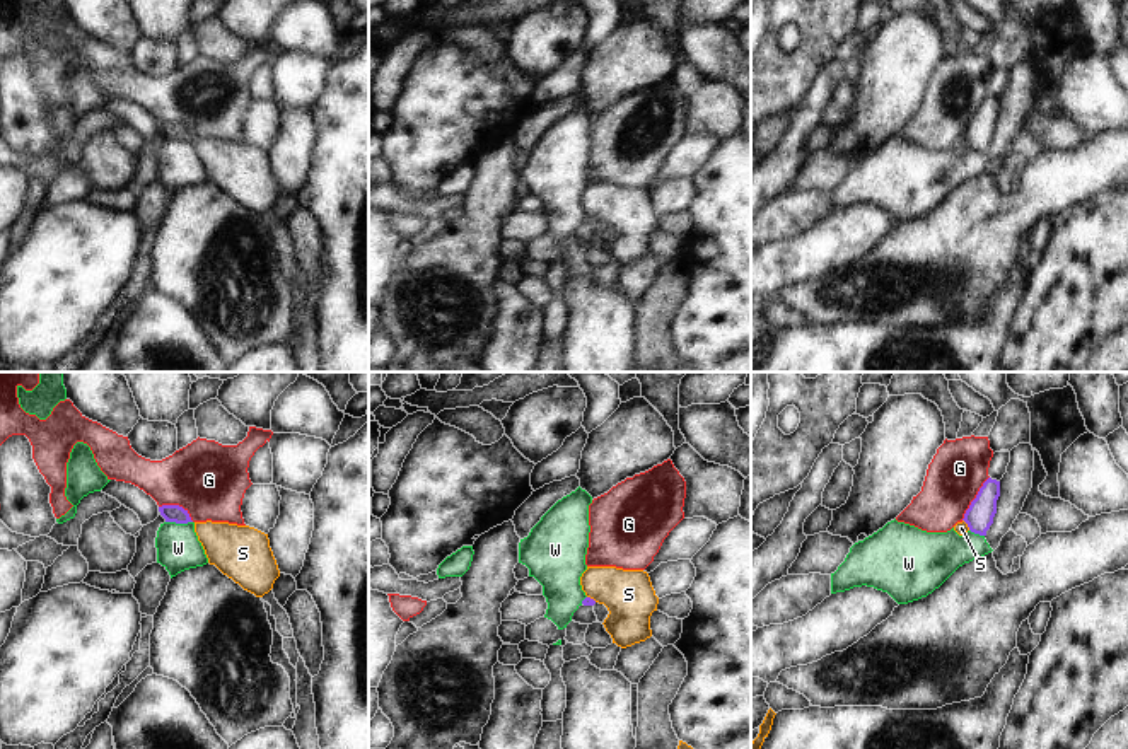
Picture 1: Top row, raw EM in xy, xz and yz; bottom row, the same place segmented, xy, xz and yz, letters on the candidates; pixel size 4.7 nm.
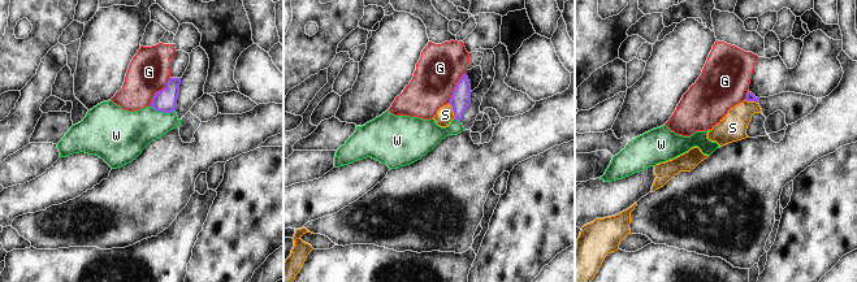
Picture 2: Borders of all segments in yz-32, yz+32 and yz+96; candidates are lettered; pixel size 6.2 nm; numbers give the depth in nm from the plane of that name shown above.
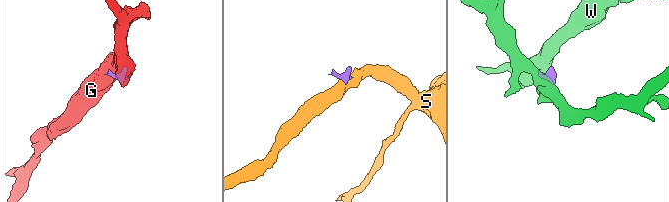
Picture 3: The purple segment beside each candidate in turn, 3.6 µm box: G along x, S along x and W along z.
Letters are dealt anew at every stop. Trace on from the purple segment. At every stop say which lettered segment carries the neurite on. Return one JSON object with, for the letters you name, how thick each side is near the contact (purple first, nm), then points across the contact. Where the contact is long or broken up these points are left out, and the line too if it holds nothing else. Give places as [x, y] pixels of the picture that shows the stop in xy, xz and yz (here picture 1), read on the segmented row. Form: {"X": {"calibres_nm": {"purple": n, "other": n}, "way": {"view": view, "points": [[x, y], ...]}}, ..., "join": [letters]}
{"join": []}

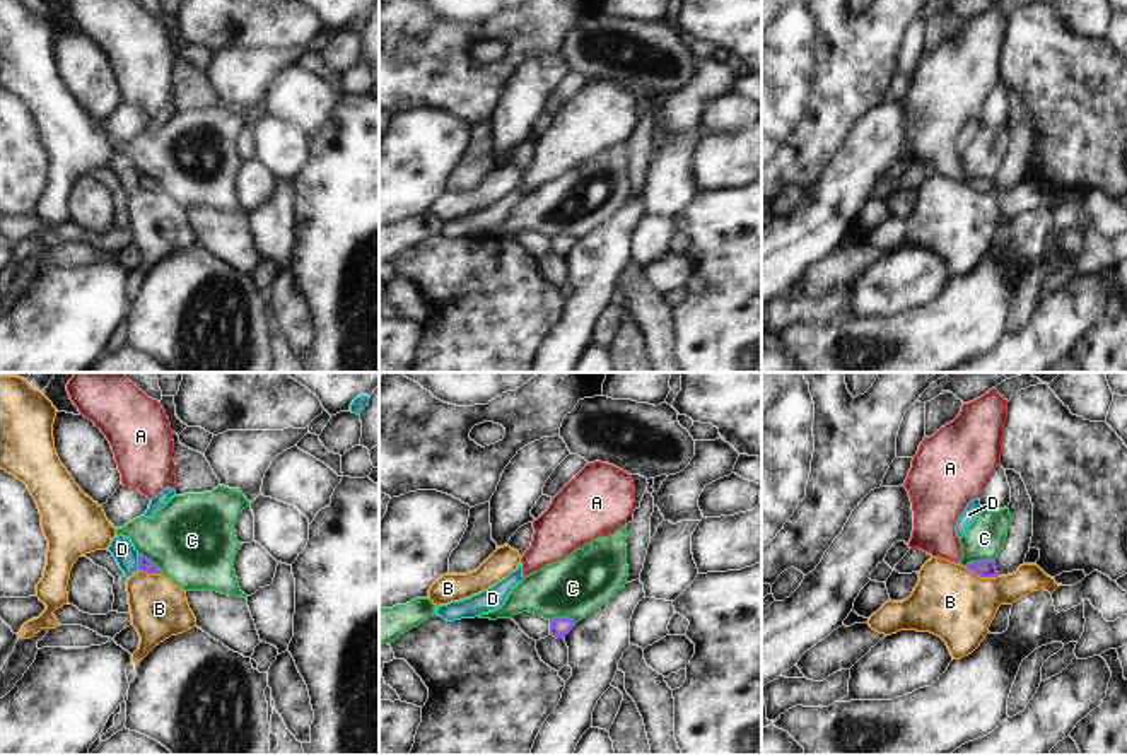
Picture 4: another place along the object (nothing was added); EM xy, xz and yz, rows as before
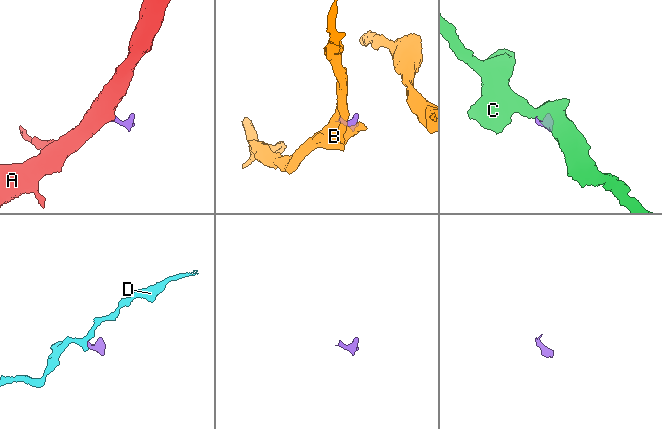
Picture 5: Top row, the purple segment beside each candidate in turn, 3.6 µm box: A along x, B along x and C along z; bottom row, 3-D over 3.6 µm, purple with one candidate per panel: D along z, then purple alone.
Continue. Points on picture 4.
{"A": {"calibres_nm": {"purple": 20, "other": 200}, "way": {"view": "yz", "points": [[953, 561], [955, 561], [936, 535], [936, 511]]}}, "join": ["A"]}

